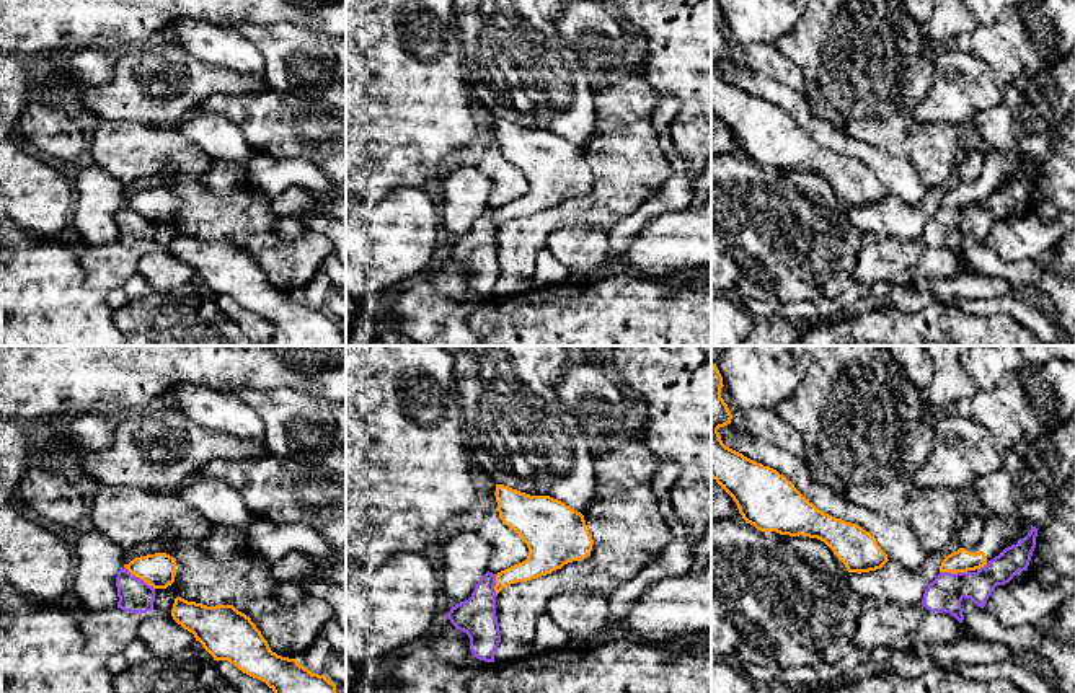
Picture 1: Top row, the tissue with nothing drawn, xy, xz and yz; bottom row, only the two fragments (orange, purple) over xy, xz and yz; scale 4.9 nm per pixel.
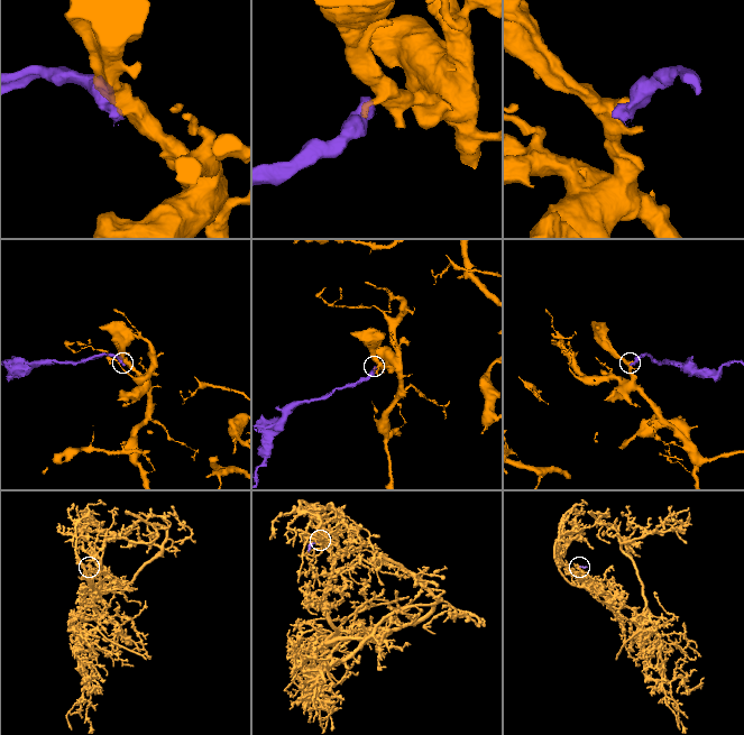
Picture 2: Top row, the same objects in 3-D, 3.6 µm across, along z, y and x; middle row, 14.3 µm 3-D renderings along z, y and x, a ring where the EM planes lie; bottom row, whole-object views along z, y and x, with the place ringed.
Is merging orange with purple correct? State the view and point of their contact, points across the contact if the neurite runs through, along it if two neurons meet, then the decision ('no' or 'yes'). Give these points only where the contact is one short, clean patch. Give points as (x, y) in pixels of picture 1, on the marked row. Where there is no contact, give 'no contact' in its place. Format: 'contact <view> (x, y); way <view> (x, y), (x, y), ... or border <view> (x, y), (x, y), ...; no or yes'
contact xy (139, 578); border xy (124, 566), (154, 589); no

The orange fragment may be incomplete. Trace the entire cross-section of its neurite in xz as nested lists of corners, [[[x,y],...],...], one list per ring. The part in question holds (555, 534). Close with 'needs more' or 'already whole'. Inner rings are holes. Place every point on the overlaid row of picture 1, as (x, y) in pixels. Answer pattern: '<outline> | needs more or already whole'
[[[496,484],[494,496],[502,523],[519,533],[529,548],[525,561],[496,574],[496,595],[511,584],[538,579],[591,554],[594,540],[581,512],[550,496],[530,496],[504,484]]] | already whole

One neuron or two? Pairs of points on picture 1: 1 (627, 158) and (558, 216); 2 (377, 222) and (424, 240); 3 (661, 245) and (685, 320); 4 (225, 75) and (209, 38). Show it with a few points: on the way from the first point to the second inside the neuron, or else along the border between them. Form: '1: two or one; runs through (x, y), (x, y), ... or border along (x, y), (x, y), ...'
1: one; runs through (615, 176), (581, 211), (576, 211)
2: one; runs through (389, 233), (413, 240)
3: two; border along (633, 273), (671, 282)
4: two; border along (186, 52), (209, 64), (260, 74)

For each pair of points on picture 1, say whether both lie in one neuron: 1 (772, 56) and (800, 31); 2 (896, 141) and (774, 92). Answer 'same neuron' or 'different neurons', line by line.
1: same neuron
2: different neurons

